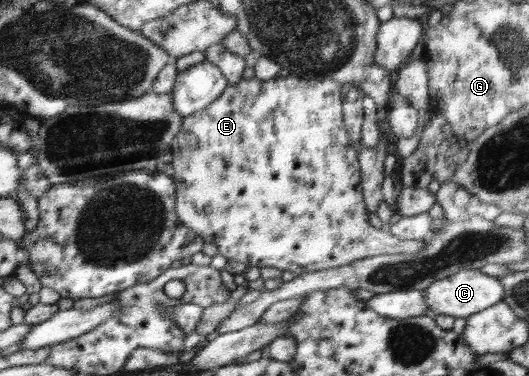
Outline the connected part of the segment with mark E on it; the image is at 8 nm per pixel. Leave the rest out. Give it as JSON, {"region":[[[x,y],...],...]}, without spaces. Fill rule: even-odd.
{"region":[[[295,75],[277,76],[269,80],[257,80],[253,77],[250,80],[241,79],[234,85],[228,84],[221,96],[209,106],[182,118],[179,132],[176,132],[169,147],[173,155],[172,175],[177,191],[174,212],[181,223],[204,238],[205,242],[217,245],[219,254],[228,260],[238,260],[257,268],[271,266],[283,271],[289,270],[299,276],[307,271],[327,270],[378,255],[415,255],[425,247],[424,240],[400,240],[391,237],[386,228],[378,230],[369,223],[361,191],[358,153],[350,145],[342,115],[342,84],[331,77],[315,77],[313,80],[305,80]]]}

